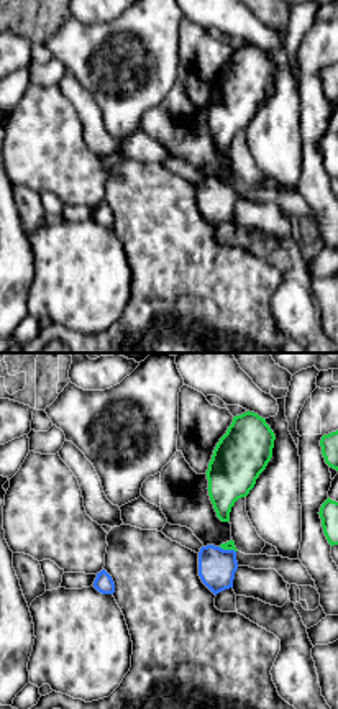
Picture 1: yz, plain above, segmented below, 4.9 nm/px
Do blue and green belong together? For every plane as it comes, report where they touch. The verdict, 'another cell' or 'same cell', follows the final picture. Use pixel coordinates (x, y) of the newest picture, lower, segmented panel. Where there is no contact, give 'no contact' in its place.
(227, 550)

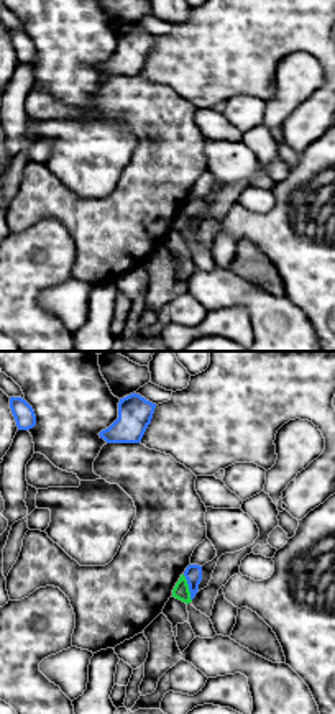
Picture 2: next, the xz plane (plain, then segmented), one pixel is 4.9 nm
(189, 588)

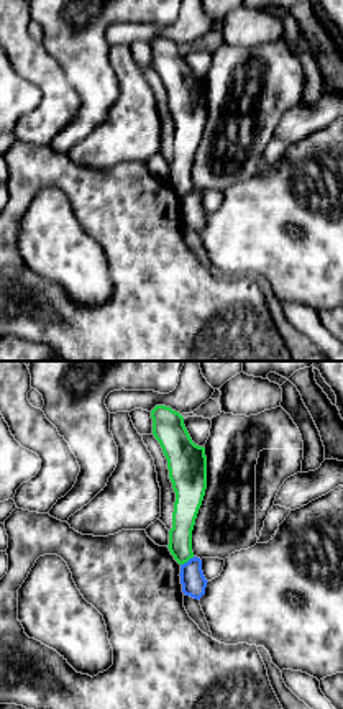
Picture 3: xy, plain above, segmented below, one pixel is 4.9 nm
(189, 560)

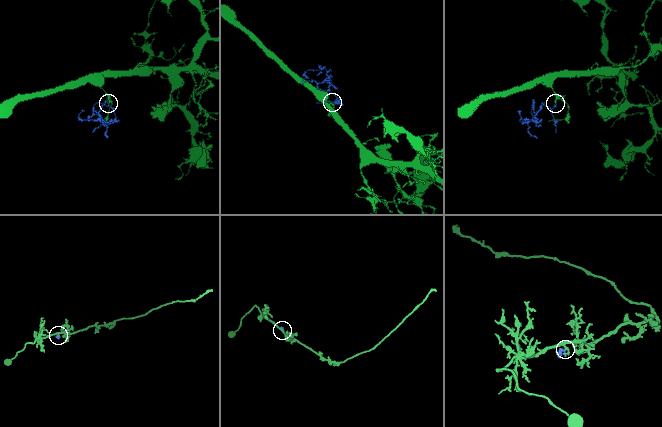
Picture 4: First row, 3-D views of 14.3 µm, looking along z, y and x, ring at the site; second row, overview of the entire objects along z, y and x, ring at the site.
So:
another cell

